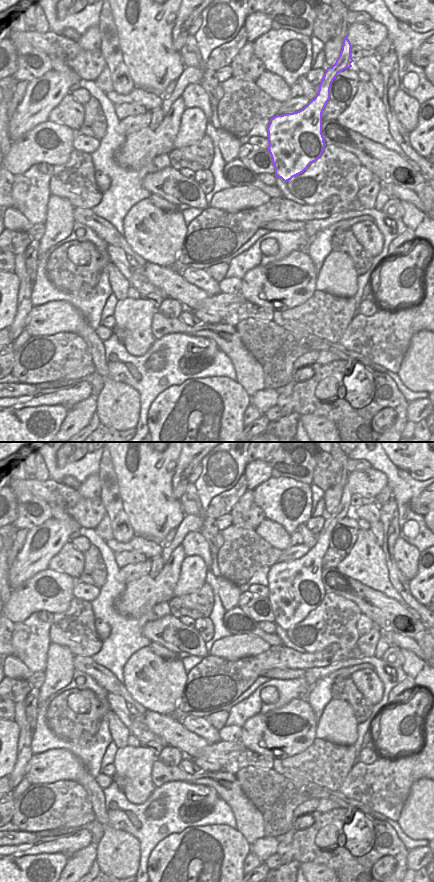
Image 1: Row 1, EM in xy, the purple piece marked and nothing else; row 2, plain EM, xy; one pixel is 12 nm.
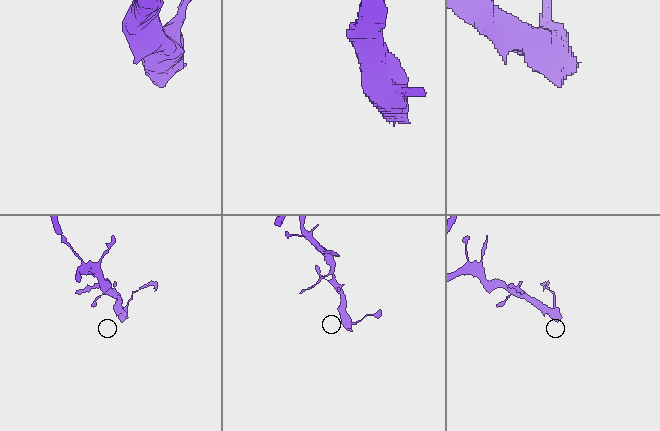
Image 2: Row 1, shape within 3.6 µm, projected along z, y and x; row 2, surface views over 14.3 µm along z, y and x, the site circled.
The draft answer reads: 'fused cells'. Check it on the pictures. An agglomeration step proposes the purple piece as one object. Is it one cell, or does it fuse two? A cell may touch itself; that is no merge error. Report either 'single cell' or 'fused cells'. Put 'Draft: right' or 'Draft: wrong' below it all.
fused cells
Draft: right

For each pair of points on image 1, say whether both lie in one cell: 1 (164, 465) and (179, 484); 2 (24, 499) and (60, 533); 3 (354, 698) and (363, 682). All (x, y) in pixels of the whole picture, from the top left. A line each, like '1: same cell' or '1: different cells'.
1: different cells
2: different cells
3: different cells

